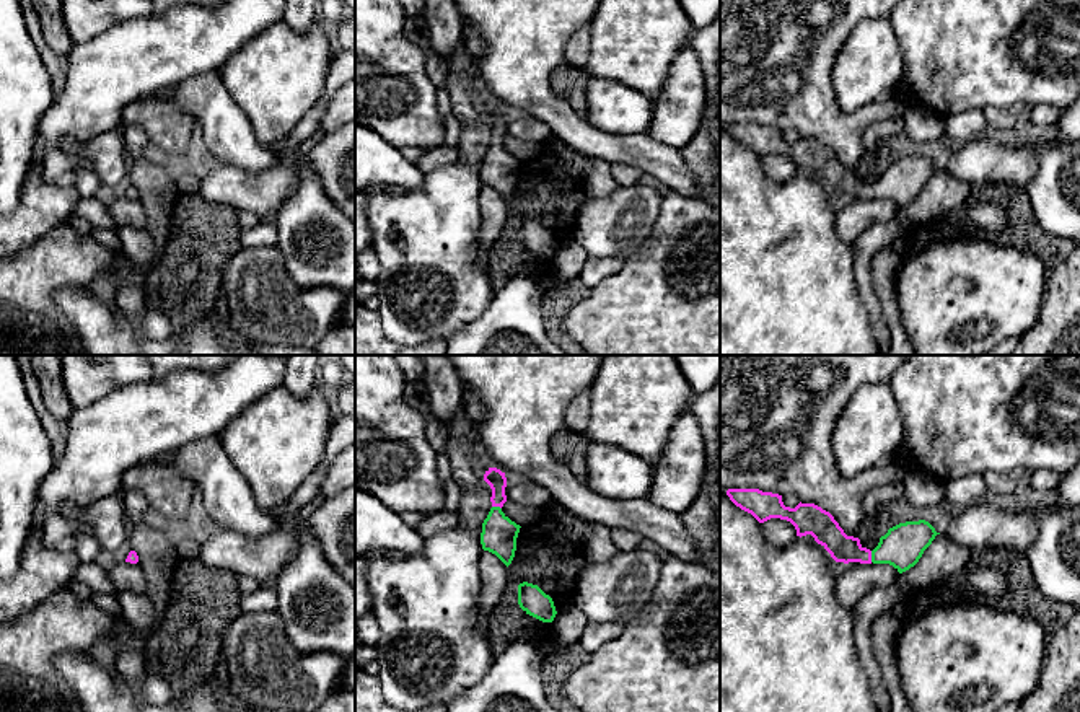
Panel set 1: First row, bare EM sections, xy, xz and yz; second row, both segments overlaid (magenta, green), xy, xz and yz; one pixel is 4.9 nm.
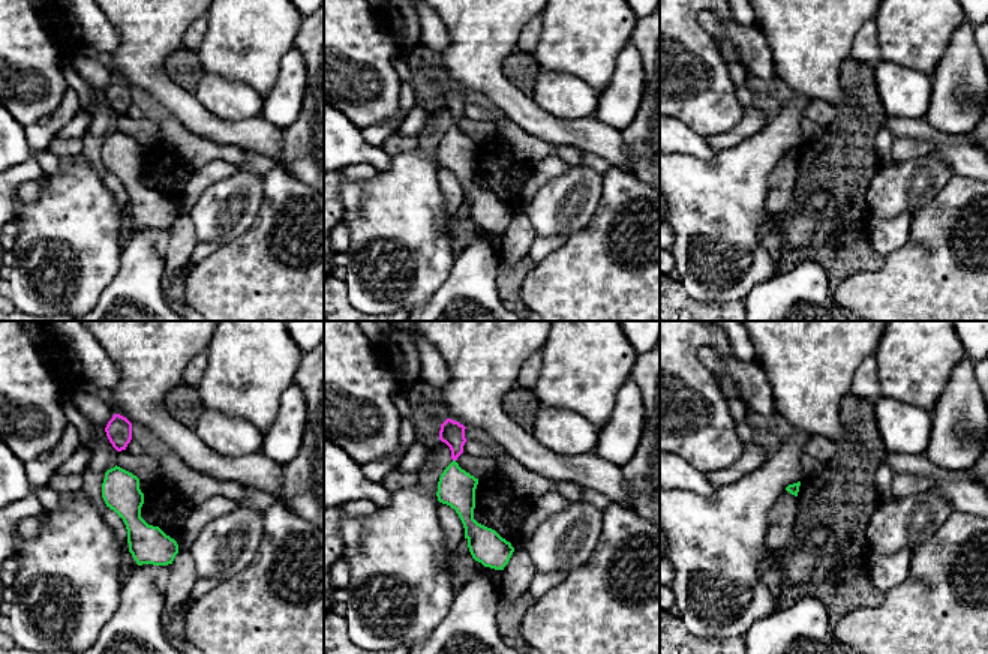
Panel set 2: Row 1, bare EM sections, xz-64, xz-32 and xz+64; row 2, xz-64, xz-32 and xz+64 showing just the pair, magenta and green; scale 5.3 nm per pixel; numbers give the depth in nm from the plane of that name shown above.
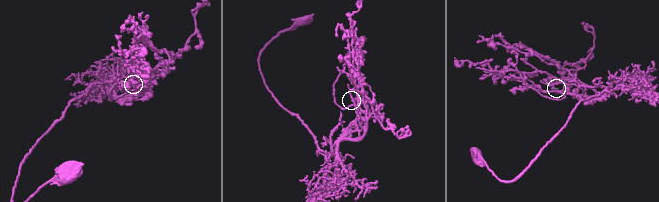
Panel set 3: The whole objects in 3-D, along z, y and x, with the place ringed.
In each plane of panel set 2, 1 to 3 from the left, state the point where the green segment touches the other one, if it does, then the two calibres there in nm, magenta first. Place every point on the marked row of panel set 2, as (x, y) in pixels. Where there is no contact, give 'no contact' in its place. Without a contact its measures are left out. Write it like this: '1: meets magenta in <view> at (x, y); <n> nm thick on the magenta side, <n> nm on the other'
1: no contact
2: no contact
3: no contact

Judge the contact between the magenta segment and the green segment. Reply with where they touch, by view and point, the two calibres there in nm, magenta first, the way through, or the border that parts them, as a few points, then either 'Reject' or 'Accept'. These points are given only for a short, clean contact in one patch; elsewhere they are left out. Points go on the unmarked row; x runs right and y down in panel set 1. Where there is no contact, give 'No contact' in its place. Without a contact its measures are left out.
Touches magenta at yz (870, 191). Thickness 140 nm (magenta) against 200 nm. Path across: yz (826, 167), (842, 183), (870, 191), (878, 191), (903, 180). Accept

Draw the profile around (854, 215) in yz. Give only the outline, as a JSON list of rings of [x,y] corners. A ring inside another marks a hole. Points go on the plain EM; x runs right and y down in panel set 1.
[[[842,199],[836,209],[834,230],[844,243],[852,246],[867,228],[894,220],[898,212],[898,204],[889,199]]]

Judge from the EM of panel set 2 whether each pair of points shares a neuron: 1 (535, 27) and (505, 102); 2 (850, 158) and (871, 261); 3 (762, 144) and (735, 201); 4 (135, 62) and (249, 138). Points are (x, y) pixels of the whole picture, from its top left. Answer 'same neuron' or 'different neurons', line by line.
1: different neurons
2: same neuron
3: same neuron
4: same neuron

